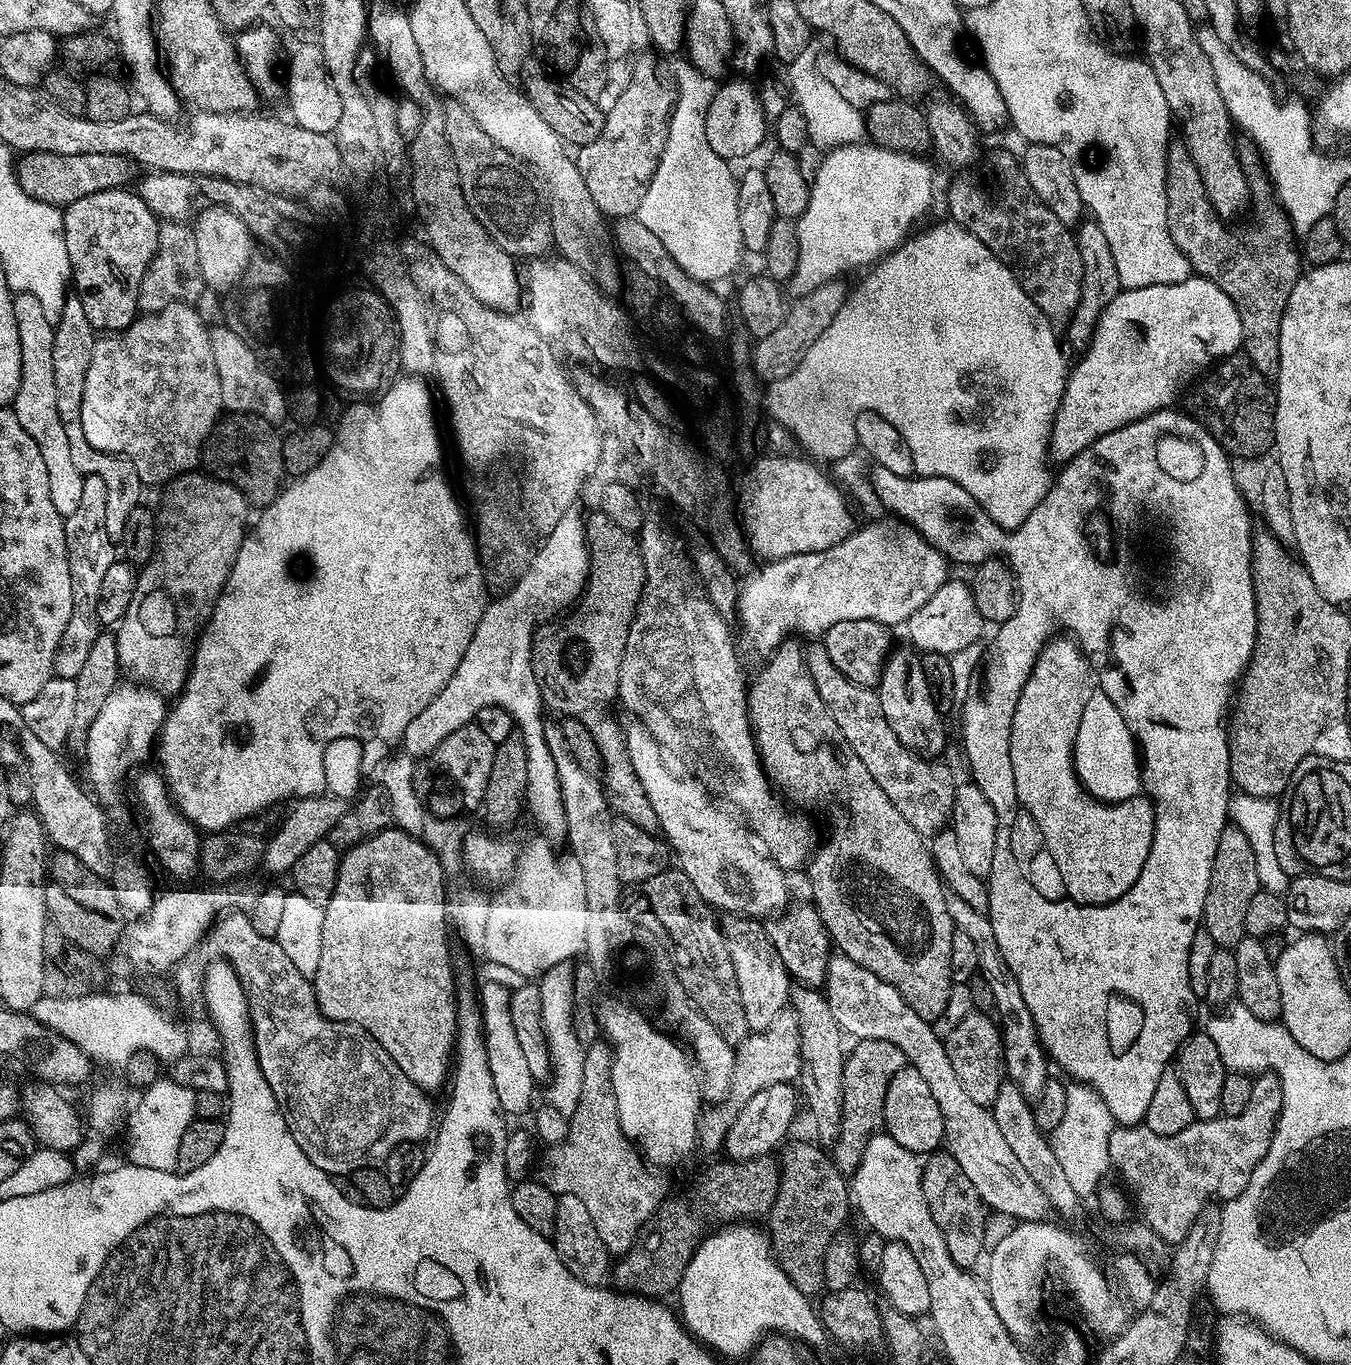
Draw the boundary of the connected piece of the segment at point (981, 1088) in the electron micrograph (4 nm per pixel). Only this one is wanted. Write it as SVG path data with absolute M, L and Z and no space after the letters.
M972 1010L952 1028L952 1033L944 1040L944 1049L950 1054L950 1066L954 1066L954 1074L958 1074L966 1094L978 1102L978 1106L991 1109L994 1098L1005 1079L1004 1047L1000 1041L1000 1030L997 1021L989 1013Z

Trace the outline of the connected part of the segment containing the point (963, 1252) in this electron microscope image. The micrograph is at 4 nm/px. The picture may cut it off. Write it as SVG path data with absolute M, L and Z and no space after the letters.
M937 1150L931 1153L923 1161L922 1167L924 1197L934 1222L945 1236L950 1256L962 1269L971 1269L982 1252L986 1238L983 1231L972 1233L980 1220L982 1210L984 1211L983 1200L970 1183L970 1178L962 1174L958 1162L954 1162L954 1158L948 1151Z

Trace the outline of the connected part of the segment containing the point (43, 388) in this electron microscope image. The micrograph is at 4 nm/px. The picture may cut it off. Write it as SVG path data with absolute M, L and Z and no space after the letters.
M17 292L13 295L14 322L18 326L18 346L20 347L20 388L14 393L14 399L10 405L15 412L18 422L22 422L22 430L34 438L38 450L42 452L42 462L46 464L46 478L50 484L50 499L54 502L54 510L62 517L74 514L78 510L78 502L82 499L82 482L84 473L74 466L74 458L70 458L70 442L66 442L66 430L58 418L58 406L54 398L54 360L52 358L52 346L54 342L53 321L46 318L38 300L28 292Z

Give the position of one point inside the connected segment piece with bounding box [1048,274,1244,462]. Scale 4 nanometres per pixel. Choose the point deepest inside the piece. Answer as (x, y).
(1150, 341)

